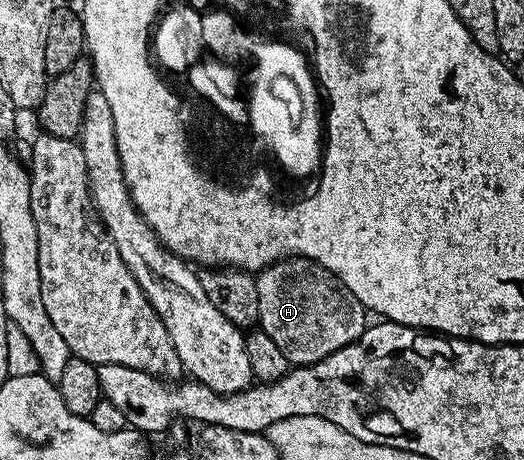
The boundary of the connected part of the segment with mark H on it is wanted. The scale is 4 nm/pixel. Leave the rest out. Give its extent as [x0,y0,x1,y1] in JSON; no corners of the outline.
[256,258,369,367]

